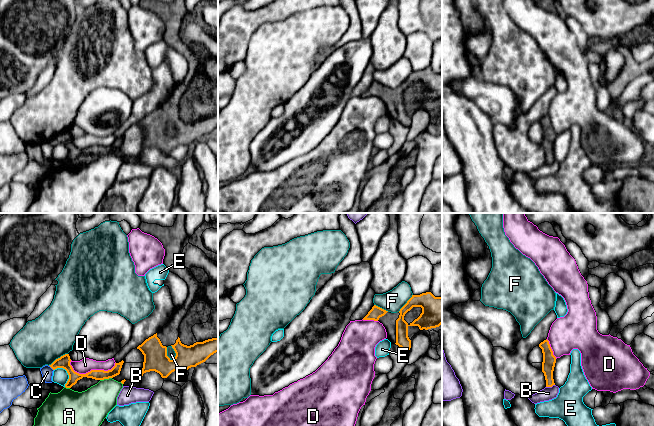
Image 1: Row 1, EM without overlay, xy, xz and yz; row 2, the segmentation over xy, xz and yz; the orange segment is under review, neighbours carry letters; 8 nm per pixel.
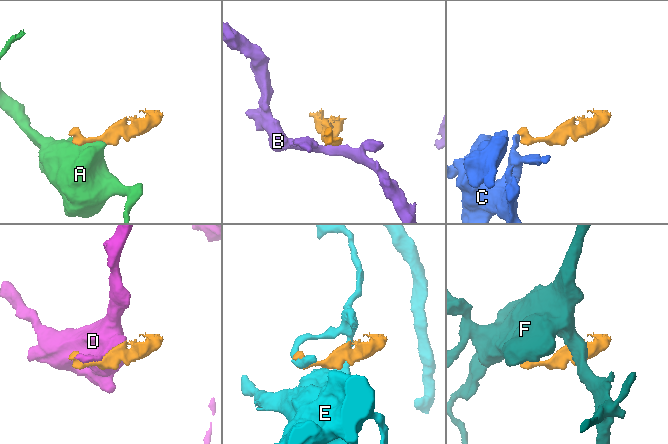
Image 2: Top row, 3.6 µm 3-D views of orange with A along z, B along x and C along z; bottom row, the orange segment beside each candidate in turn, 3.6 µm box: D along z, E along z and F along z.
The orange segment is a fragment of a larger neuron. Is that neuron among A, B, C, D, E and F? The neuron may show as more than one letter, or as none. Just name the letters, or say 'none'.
none

